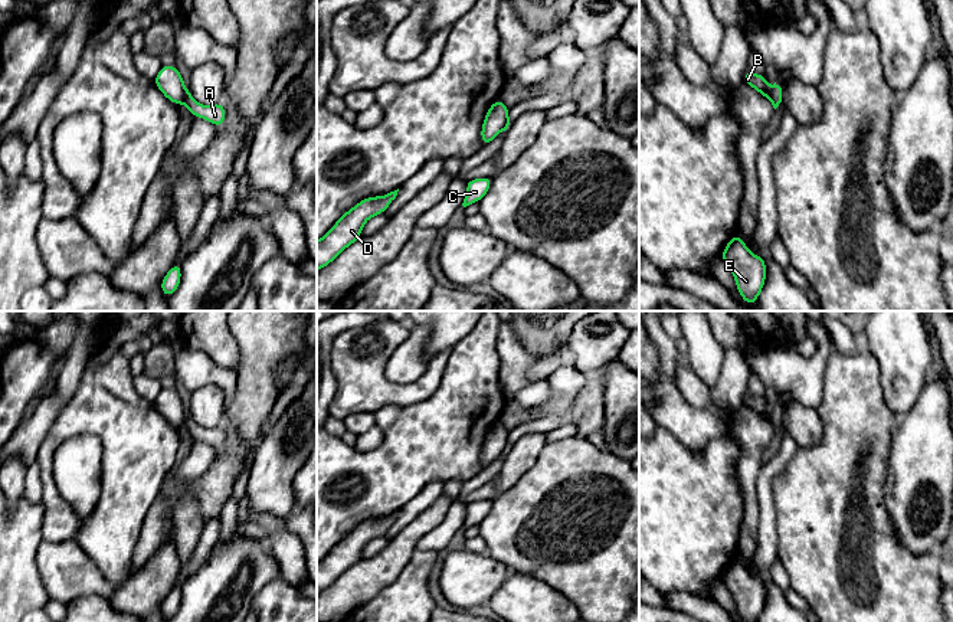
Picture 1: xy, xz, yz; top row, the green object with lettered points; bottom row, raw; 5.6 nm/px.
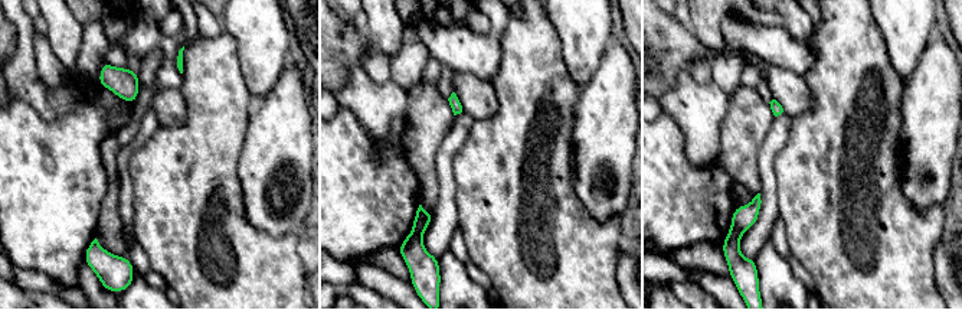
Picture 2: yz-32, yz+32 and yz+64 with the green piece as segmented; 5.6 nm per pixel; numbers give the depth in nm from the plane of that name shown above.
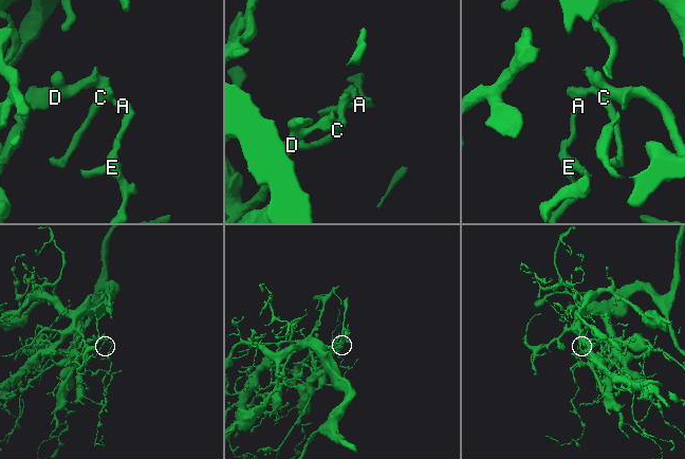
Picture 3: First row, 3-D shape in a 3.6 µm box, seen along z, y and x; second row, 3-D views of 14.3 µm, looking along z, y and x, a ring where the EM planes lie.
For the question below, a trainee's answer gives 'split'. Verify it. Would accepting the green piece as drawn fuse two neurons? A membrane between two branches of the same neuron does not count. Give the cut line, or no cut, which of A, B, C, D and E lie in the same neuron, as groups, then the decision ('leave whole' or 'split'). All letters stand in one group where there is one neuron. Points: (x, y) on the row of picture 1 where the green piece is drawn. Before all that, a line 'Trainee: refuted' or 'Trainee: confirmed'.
Trainee: confirmed
cut in xy along (184, 88), (182, 102); A E / B C D; split

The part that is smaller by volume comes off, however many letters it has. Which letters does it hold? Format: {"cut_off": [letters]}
{"cut_off": ["A", "E"]}

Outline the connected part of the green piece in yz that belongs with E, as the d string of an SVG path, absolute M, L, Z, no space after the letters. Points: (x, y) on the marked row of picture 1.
M736 233L723 249L721 259L734 276L740 297L746 304L754 305L766 282L764 258L751 253L740 235Z

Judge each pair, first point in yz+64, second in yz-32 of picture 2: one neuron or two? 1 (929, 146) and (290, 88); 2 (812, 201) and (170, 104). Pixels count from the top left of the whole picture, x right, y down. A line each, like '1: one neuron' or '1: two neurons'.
1: one neuron
2: two neurons

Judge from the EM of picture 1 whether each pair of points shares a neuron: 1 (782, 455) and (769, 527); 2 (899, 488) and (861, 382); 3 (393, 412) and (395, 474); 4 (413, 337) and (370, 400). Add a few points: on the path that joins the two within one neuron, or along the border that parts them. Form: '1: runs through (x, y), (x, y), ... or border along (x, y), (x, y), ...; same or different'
1: runs through (769, 472), (766, 475), (766, 510); same
2: border along (896, 426), (891, 435), (883, 493); different
3: border along (403, 408), (383, 429); different
4: border along (400, 346), (389, 359), (385, 376), (408, 385); different

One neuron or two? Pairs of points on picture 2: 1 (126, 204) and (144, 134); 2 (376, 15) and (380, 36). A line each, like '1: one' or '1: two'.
1: one
2: one

